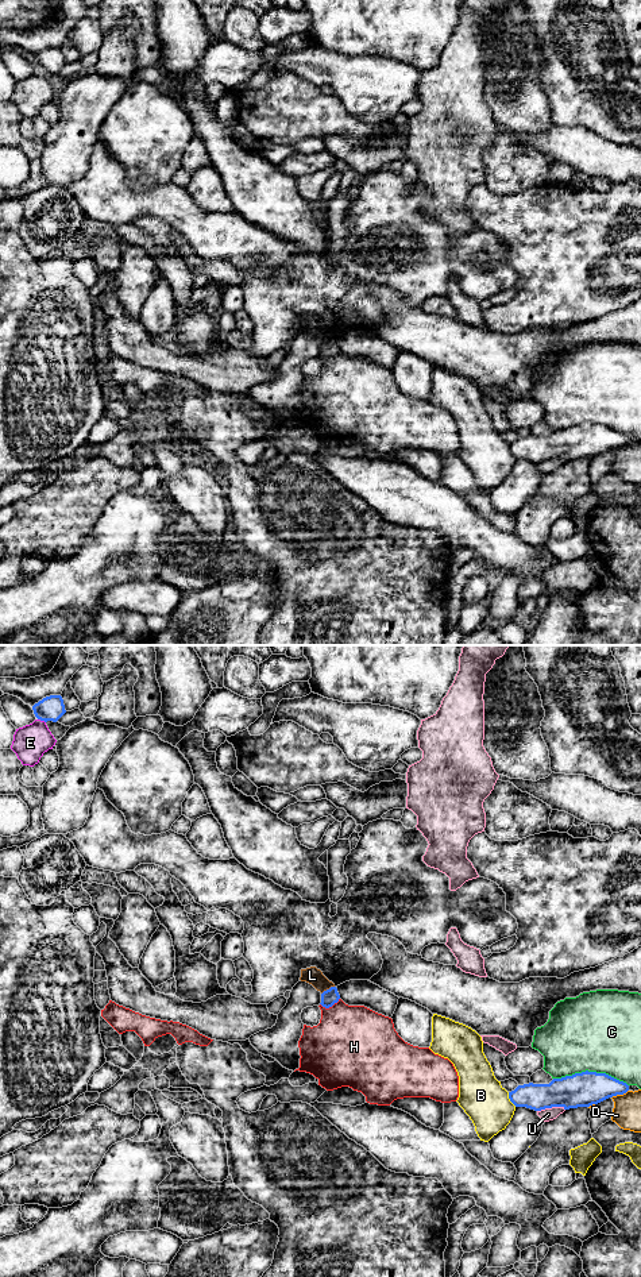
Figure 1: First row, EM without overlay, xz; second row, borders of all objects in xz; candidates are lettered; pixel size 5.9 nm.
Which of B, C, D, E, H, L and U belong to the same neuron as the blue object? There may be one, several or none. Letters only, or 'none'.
none

